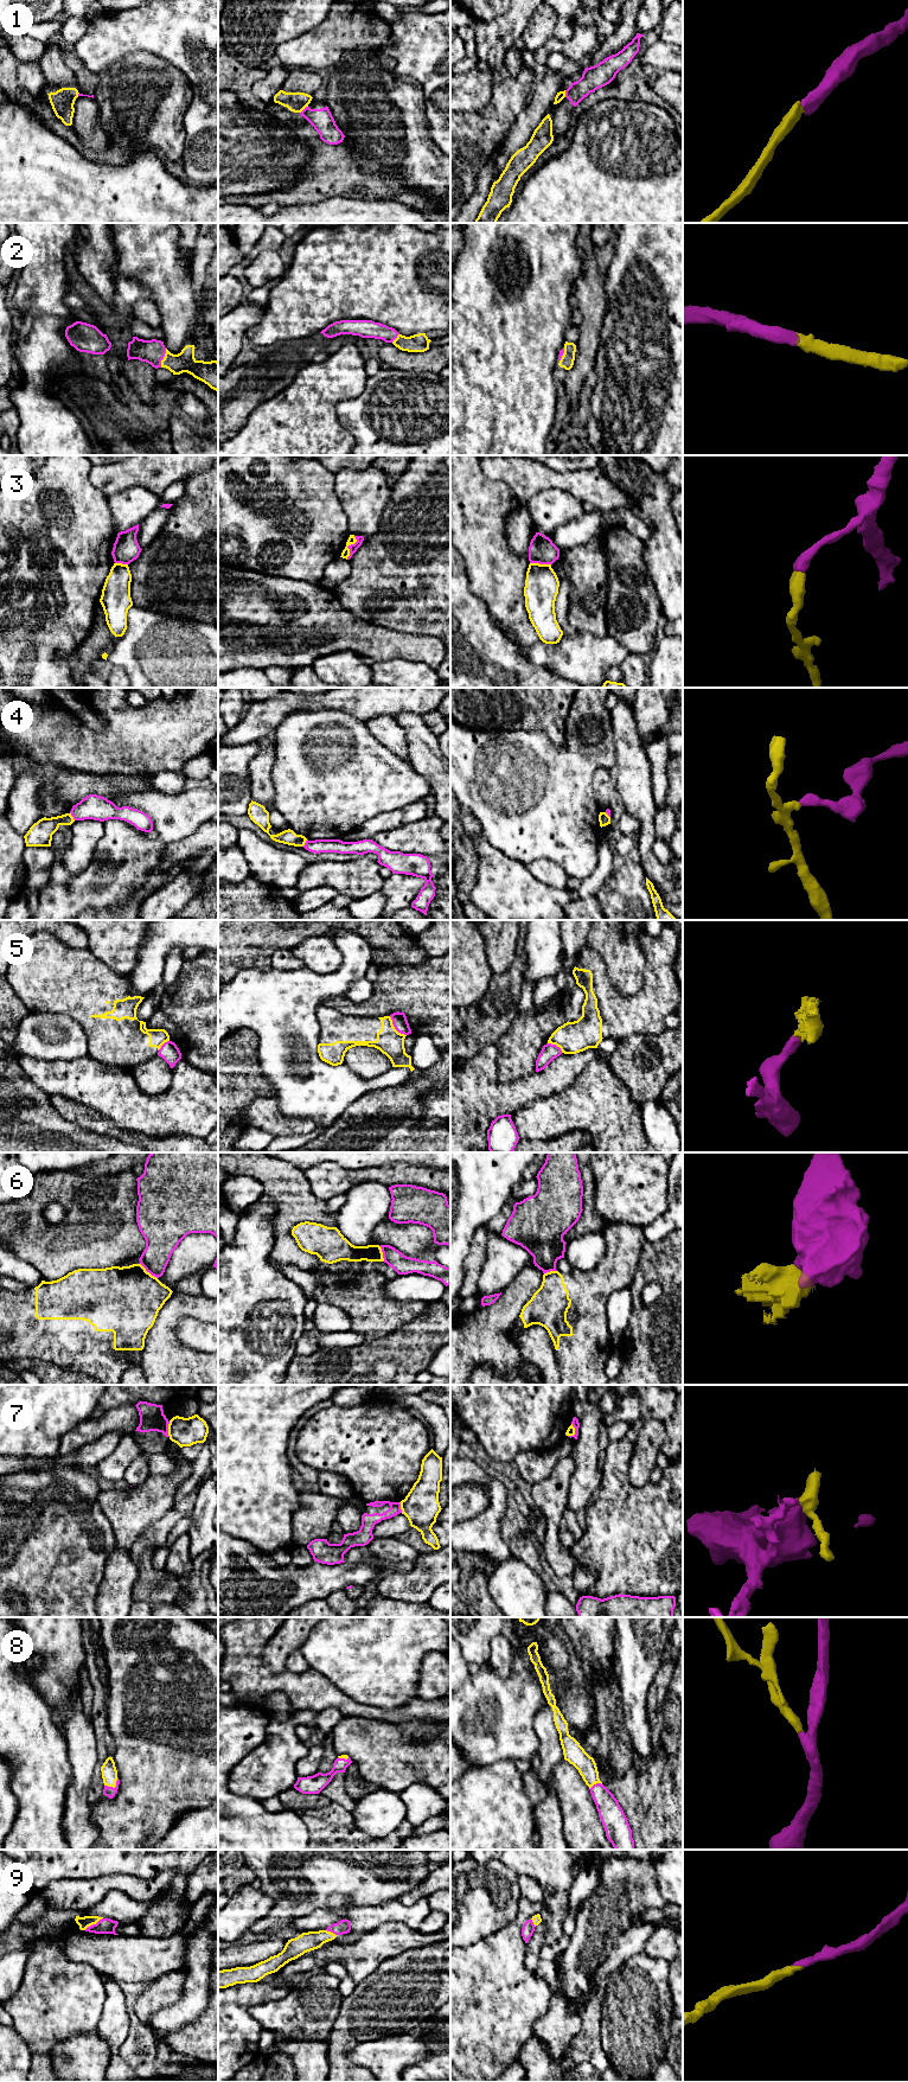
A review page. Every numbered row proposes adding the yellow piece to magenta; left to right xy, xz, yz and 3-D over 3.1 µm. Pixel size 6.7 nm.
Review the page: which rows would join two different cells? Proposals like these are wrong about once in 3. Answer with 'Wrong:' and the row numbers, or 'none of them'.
Wrong: 1, 3, 4, 5, 6, 7

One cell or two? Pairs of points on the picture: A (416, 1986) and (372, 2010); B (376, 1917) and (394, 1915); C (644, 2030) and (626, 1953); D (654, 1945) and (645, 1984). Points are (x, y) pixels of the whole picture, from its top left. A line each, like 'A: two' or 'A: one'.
A: one
B: one
C: two
D: two

